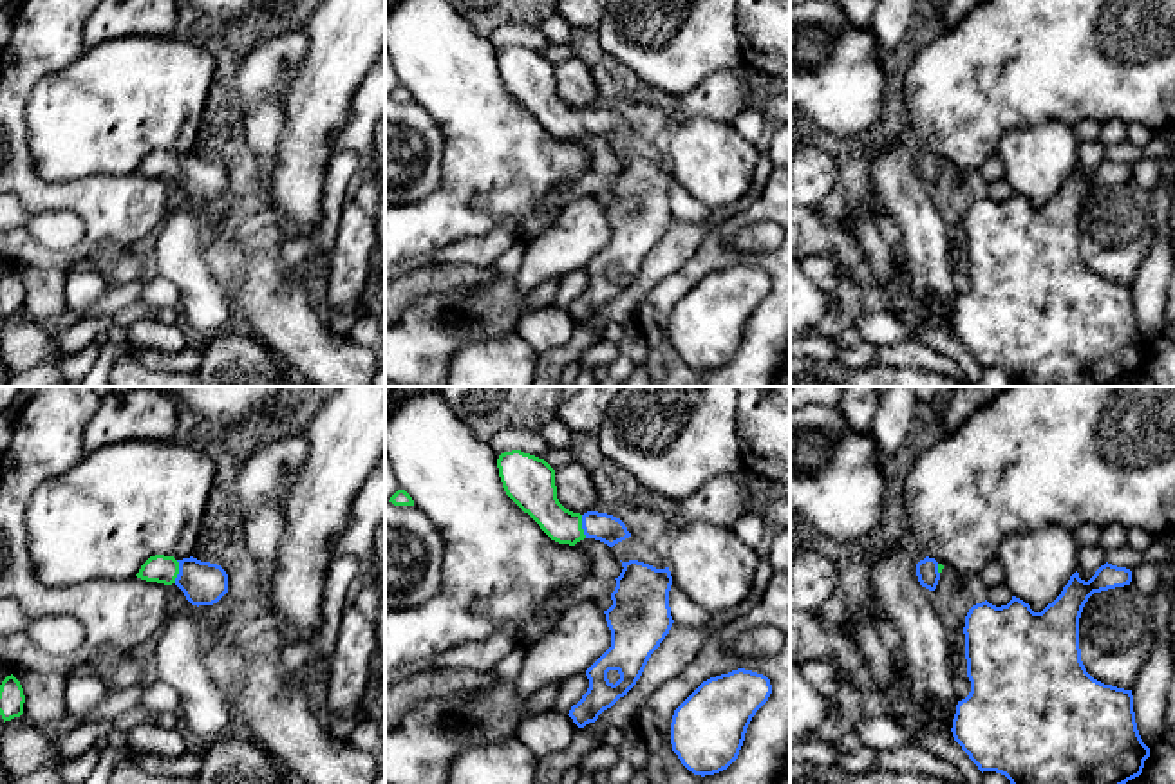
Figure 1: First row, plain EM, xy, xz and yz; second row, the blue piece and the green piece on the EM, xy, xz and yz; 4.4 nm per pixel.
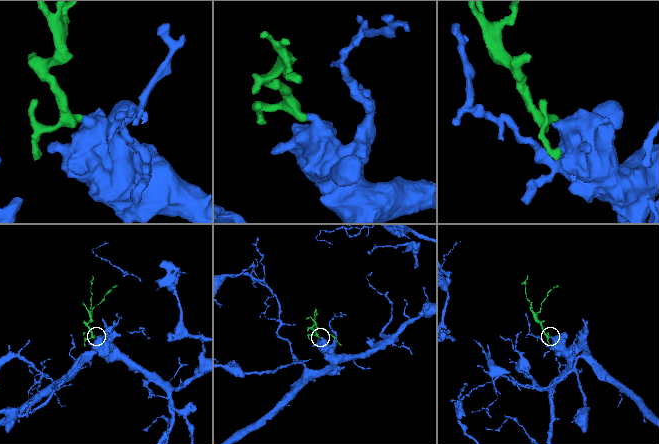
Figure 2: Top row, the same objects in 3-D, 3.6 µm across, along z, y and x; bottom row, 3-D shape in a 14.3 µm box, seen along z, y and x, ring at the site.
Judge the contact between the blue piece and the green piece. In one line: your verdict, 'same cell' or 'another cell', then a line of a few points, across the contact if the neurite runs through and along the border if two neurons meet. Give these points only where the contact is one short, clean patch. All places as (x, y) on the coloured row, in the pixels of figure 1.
same cell; line xy (203, 584), (179, 571), (163, 569)

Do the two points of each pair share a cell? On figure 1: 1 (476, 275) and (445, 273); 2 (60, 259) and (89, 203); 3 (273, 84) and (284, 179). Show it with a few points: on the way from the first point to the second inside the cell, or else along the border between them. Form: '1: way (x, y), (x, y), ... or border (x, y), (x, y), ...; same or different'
1: way (469, 275), (452, 275); same
2: way (76, 255), (93, 239), (93, 219); same
3: border (295, 69), (282, 109); different

